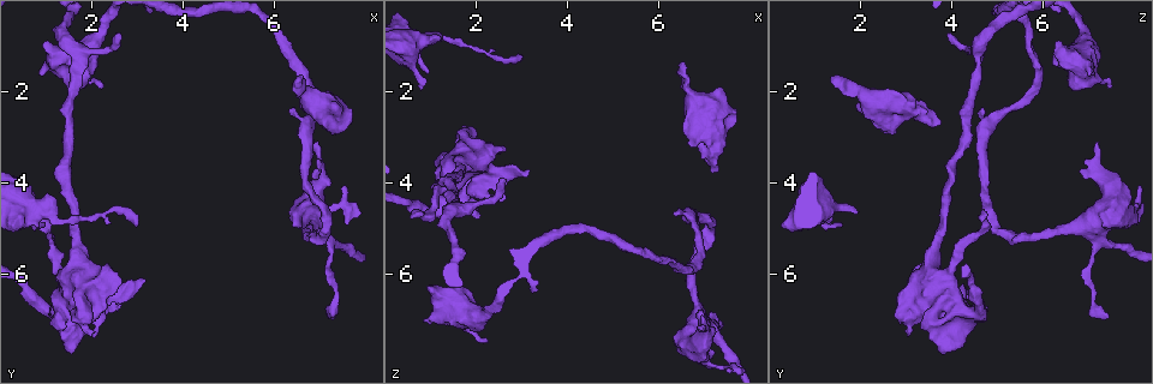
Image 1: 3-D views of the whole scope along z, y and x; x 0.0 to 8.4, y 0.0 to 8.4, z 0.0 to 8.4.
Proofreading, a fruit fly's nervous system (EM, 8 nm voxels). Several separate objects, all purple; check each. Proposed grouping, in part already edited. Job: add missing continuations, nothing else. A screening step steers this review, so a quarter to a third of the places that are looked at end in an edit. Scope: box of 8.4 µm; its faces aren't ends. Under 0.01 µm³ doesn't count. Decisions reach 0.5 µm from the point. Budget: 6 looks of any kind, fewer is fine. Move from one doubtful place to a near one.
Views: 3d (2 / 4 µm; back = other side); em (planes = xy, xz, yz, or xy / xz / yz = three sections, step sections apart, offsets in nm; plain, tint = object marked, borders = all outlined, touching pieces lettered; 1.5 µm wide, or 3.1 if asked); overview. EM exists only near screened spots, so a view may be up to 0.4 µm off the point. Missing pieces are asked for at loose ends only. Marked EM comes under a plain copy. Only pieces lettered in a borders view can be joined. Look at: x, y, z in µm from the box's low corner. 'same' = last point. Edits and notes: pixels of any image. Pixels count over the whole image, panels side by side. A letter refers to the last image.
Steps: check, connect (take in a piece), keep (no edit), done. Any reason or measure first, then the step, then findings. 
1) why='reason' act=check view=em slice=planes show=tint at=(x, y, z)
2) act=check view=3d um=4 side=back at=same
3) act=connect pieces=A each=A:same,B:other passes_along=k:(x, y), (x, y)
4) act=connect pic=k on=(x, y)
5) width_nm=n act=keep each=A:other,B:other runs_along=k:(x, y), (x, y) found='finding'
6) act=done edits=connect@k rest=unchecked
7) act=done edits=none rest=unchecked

why='thin end' act=check view=3d um=2 at=(1.00, 4.90, 1.55)

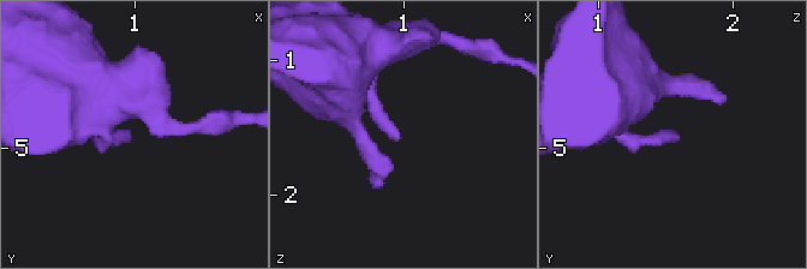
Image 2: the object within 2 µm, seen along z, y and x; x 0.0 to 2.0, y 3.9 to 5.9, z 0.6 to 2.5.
why='need the tissue' act=check view=em slice=xy step=4 show=tint at=(0.98, 4.86, 1.54)

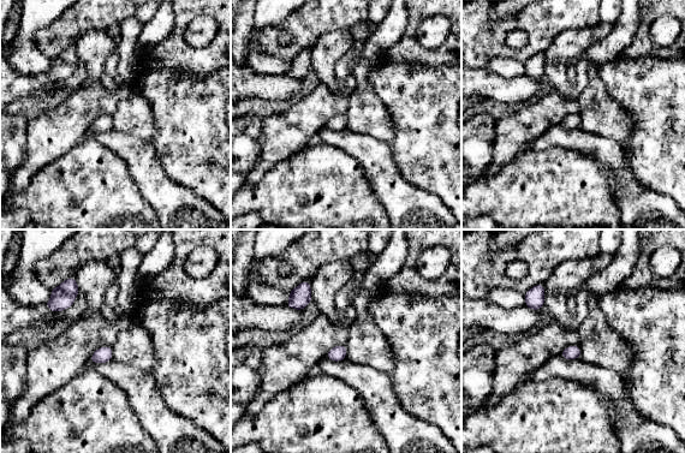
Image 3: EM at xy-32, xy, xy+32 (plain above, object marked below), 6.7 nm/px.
act=check view=em slice=planes show=borders at=same

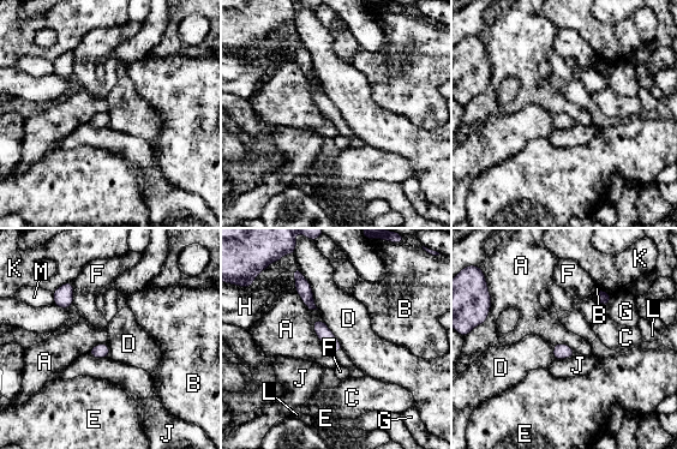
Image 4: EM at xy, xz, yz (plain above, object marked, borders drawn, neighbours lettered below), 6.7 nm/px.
width_nm=100 act=keep each=A:other,B:other,C:other,D:other,E:other,F:other,G:other,H:other,J:other,K:other,L:other,M:other found='no lettered piece goes on from it'

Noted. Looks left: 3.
why='branch stops here' act=check view=em slice=planes show=borders at=(2.65, 0.70, 3.95)

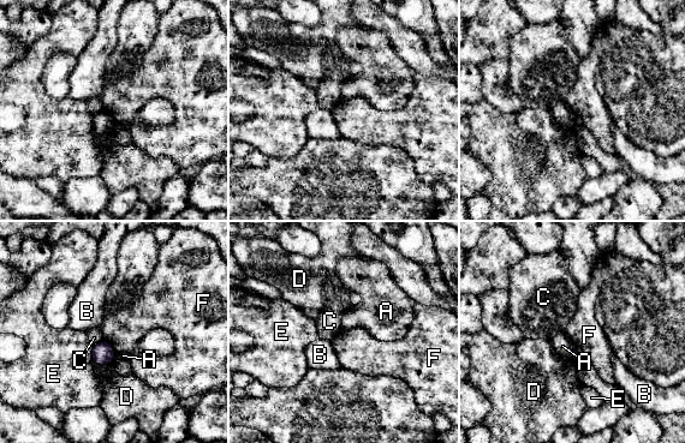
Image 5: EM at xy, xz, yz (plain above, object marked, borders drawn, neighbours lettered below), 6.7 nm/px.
act=keep each=A:other,B:other,C:other,D:other,E:other,F:other border=5:(103, 339), (115, 353) found='no lettered piece goes on from it'

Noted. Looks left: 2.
act=done edits=none rest=unchecked

